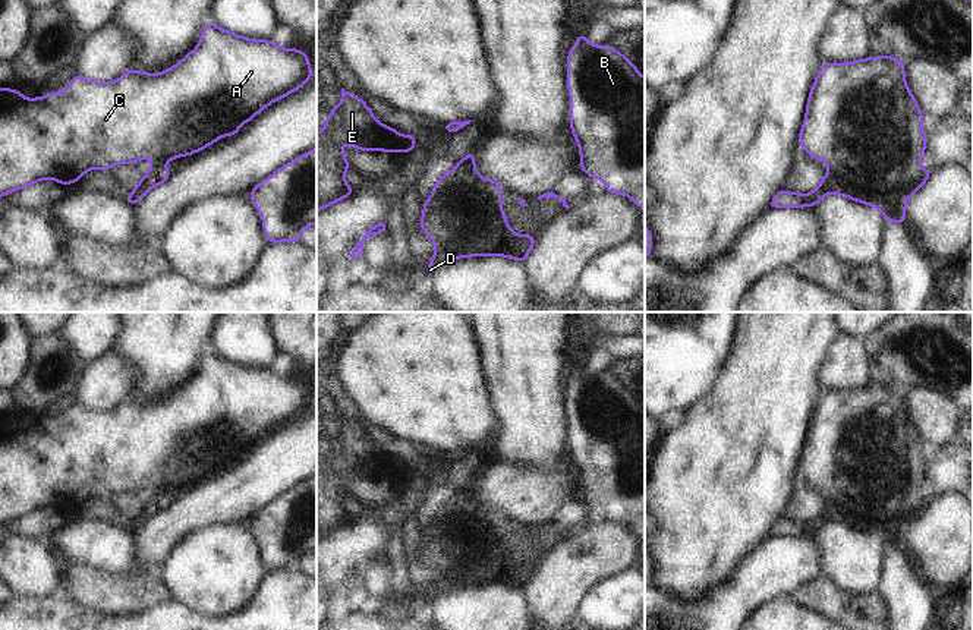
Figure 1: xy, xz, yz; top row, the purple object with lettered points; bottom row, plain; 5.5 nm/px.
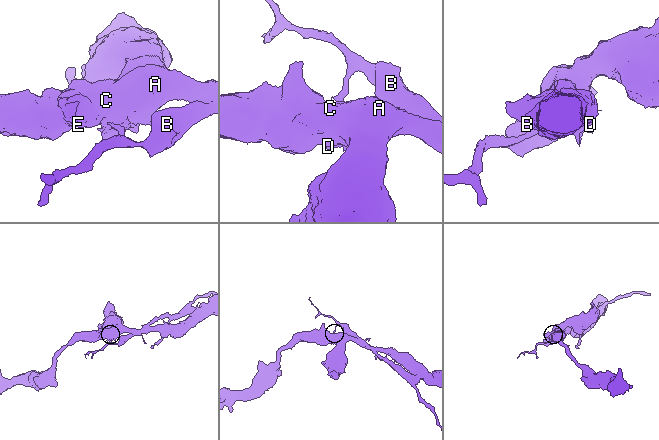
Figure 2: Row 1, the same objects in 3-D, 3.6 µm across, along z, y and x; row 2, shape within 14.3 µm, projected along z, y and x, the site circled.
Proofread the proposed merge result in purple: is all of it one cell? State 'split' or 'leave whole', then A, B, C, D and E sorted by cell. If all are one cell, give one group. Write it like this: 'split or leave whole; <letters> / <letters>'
split; A C D E / B

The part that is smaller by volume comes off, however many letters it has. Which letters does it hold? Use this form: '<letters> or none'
B

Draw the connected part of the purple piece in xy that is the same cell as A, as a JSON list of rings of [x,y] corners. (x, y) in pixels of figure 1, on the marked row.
[[[211,21],[204,26],[199,44],[161,73],[144,73],[130,67],[117,81],[104,84],[75,75],[69,88],[40,98],[23,98],[19,89],[0,86],[0,196],[45,179],[66,186],[79,182],[91,168],[108,170],[122,163],[136,166],[142,157],[151,158],[151,167],[135,189],[155,189],[171,177],[164,166],[167,160],[192,155],[218,138],[239,133],[243,122],[251,123],[271,103],[303,86],[315,72],[309,64],[305,51],[236,35]]]

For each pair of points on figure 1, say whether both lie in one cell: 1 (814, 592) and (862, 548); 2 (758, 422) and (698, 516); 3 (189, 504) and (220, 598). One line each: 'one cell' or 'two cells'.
1: two cells
2: one cell
3: two cells

